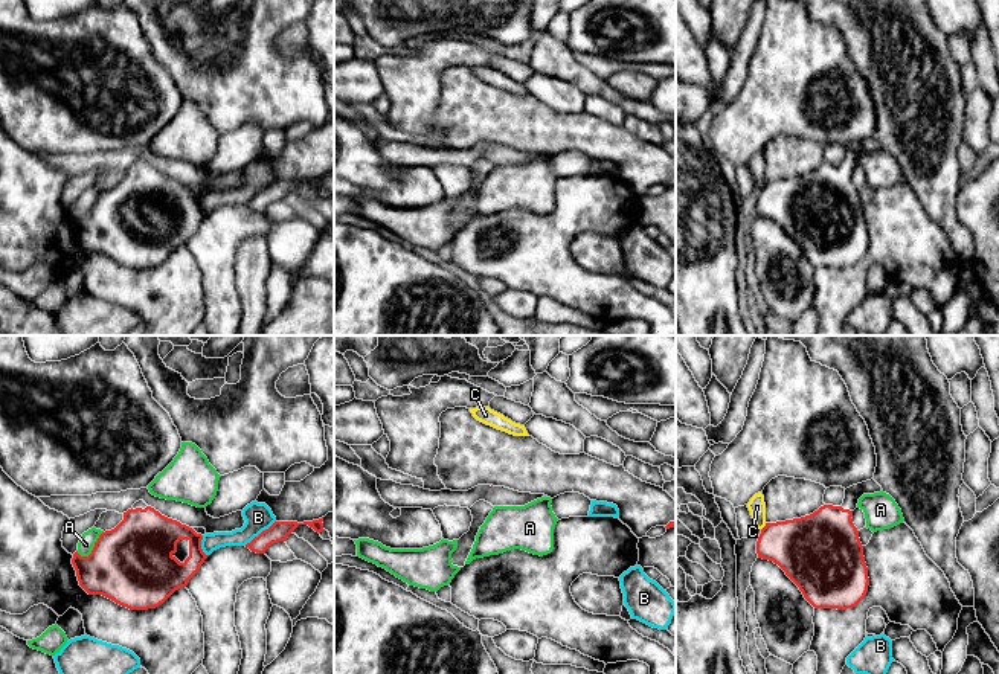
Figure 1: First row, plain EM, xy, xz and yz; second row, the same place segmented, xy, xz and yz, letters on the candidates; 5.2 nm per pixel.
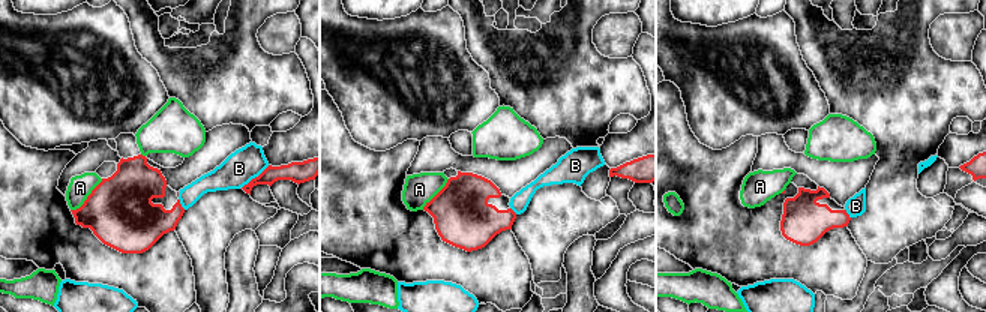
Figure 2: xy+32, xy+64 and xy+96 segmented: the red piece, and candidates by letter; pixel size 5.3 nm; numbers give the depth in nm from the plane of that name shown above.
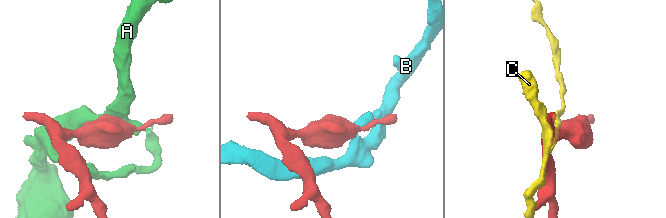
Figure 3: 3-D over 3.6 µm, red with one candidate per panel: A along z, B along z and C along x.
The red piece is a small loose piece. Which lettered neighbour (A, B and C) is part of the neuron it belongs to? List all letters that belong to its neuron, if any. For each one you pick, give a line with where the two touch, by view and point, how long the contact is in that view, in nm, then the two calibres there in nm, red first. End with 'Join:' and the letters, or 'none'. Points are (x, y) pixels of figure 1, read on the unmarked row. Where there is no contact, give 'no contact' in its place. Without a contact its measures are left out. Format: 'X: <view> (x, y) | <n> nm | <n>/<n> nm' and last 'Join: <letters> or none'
Join: none

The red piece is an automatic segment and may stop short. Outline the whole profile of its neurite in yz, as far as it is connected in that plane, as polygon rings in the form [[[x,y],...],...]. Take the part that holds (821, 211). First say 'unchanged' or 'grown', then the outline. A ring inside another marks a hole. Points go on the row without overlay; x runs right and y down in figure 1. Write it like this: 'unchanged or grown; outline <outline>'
grown; outline [[[871,137],[846,146],[840,165],[824,163],[801,177],[766,181],[756,200],[758,217],[778,223],[814,267],[856,265],[869,236],[851,175],[863,152],[880,149]]]

